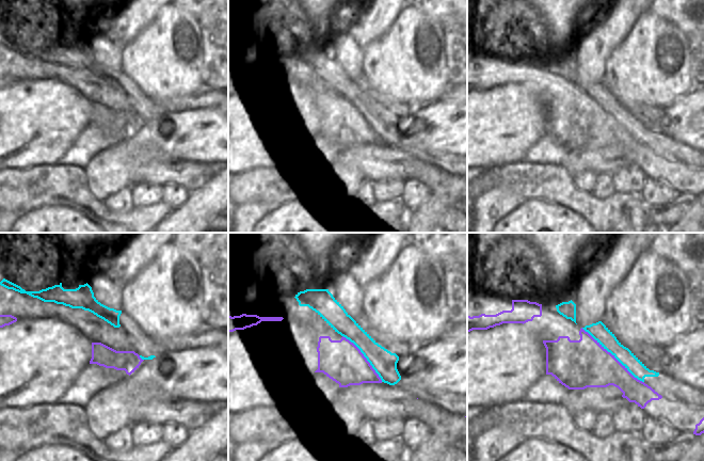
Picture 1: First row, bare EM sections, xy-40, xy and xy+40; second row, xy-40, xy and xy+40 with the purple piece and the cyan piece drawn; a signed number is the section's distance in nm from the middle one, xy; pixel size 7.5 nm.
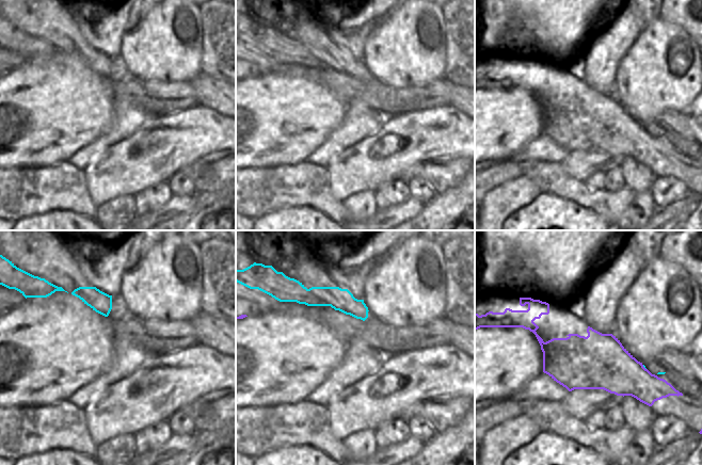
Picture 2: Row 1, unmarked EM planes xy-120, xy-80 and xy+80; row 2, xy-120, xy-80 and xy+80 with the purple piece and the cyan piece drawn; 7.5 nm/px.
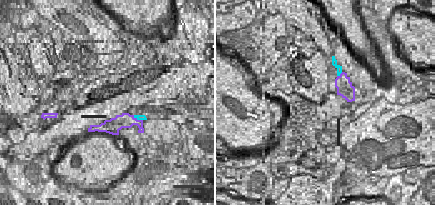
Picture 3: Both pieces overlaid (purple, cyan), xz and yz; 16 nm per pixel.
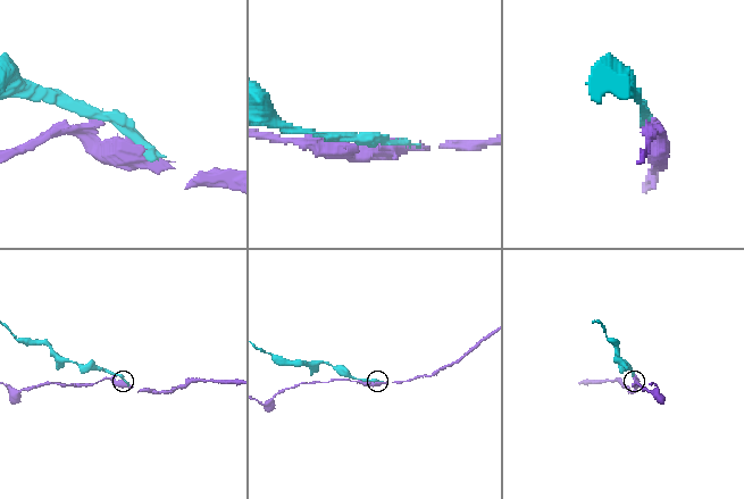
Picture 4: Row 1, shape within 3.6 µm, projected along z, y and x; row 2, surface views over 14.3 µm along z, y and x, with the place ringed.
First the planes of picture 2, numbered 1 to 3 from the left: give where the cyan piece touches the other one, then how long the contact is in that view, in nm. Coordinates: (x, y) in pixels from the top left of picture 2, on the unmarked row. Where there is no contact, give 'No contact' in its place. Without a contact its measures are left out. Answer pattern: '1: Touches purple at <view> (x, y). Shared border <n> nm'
1: No contact
2: No contact
3: Touches purple at xy+80 (643, 128). Shared border 50 nm.

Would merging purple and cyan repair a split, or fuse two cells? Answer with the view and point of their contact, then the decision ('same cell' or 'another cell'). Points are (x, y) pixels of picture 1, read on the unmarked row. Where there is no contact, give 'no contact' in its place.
meets purple in xy+40 at (611, 115); another cell

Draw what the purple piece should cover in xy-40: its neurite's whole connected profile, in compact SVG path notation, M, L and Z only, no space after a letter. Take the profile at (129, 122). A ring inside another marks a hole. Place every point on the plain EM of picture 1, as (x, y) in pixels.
M92 104L90 125L125 131L130 137L139 129L143 122L134 112L116 112L101 104Z

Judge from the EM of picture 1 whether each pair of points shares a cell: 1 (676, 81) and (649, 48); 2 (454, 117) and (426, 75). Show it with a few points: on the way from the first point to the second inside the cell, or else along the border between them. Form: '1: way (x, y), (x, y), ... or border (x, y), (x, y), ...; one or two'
1: way (667, 79), (653, 65), (653, 58); one
2: border (437, 99), (434, 102); two

